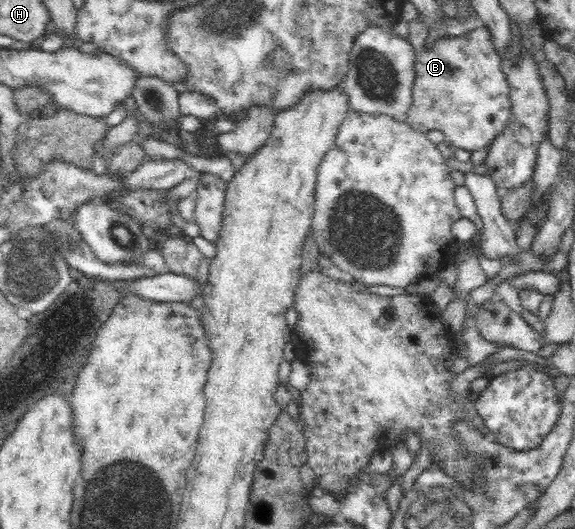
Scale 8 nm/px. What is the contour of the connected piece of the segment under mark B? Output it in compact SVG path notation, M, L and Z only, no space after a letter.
M423 18L409 20L407 42L415 54L411 104L405 120L423 132L440 130L447 142L457 148L477 152L495 138L509 118L509 87L499 67L499 50L488 26L477 27L460 36L441 36L431 40L431 27Z

